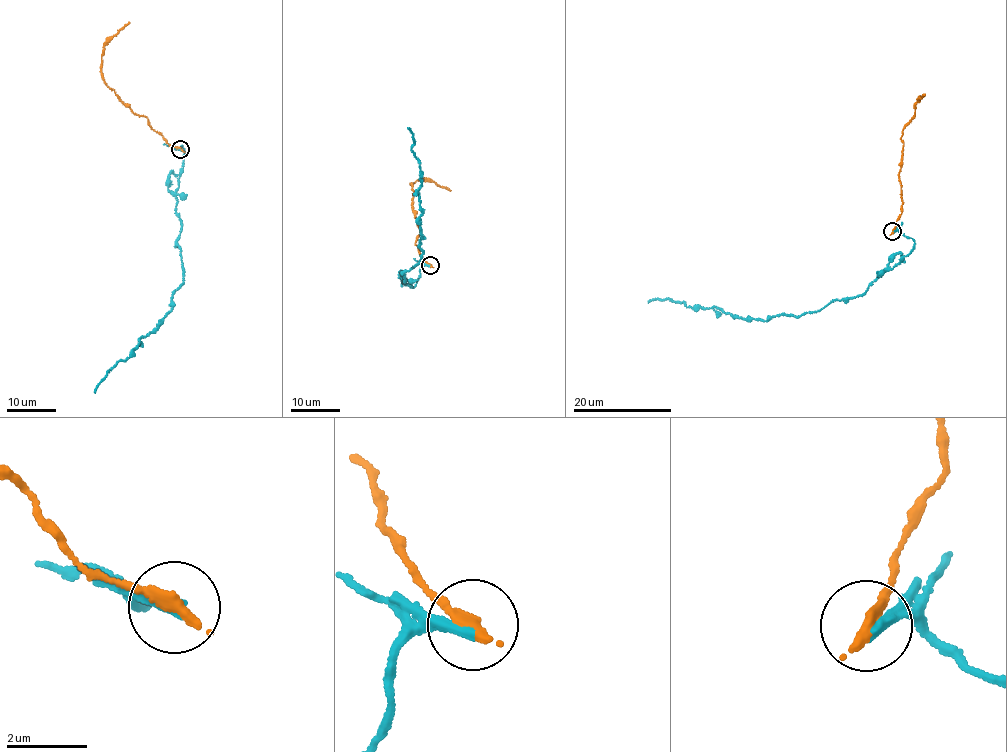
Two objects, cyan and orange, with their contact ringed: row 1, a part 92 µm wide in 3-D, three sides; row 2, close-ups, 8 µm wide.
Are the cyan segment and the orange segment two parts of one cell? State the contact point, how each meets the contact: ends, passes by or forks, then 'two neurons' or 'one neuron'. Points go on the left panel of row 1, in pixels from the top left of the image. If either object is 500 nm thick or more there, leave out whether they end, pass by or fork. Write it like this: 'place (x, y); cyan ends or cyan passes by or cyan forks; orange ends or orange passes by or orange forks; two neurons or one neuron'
place (180, 149); cyan ends; orange ends; two neurons

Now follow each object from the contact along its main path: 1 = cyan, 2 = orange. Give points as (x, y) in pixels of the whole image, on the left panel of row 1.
1: (180, 149), (176, 208), (183, 282), (172, 293), (171, 310), (95, 393)
2: (180, 149), (170, 145), (148, 125), (147, 119), (132, 111), (104, 80), (101, 61), (105, 42), (129, 22)

